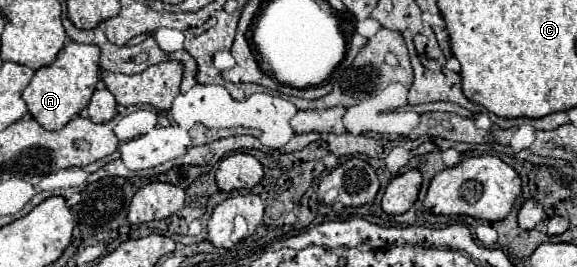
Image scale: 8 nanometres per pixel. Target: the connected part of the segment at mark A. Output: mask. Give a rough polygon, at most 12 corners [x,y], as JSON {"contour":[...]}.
{"contour":[[67,42],[23,90],[29,114],[61,130],[91,100],[99,48]]}

